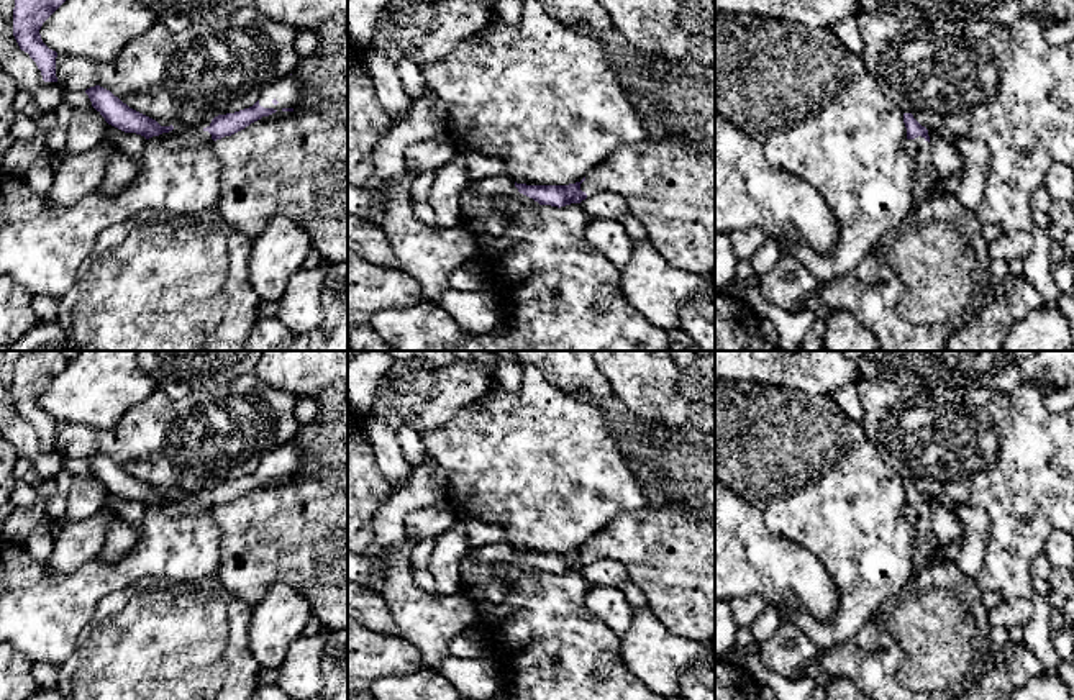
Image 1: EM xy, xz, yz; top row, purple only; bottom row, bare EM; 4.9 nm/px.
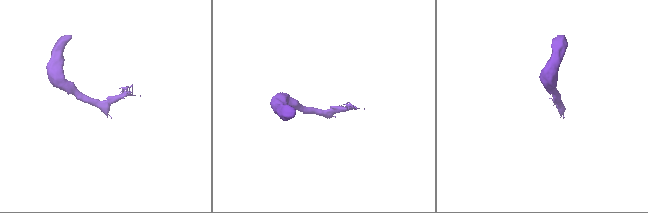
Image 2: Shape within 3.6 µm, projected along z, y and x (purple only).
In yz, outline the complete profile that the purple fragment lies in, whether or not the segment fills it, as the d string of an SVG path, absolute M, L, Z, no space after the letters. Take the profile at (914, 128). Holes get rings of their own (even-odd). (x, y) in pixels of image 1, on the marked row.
M903 113L907 128L905 149L915 162L915 197L910 218L938 190L941 177L931 161L928 130L922 126L912 113Z

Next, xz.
M680 138L620 146L580 182L569 185L517 184L520 193L539 205L566 207L600 192L620 195L648 231L651 244L672 267L690 274L715 274L715 159Z

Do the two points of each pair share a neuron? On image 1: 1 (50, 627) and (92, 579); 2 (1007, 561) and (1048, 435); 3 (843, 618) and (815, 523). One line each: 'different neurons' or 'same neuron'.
1: same neuron
2: same neuron
3: same neuron

